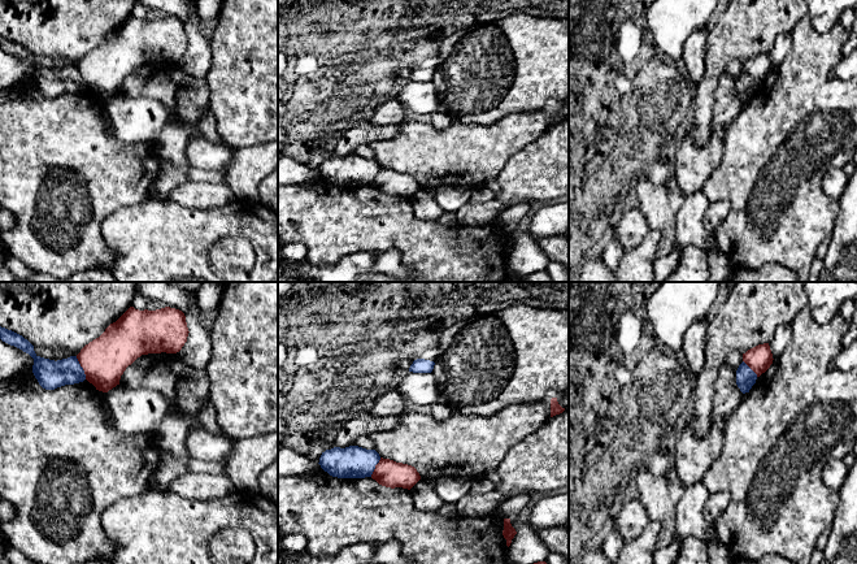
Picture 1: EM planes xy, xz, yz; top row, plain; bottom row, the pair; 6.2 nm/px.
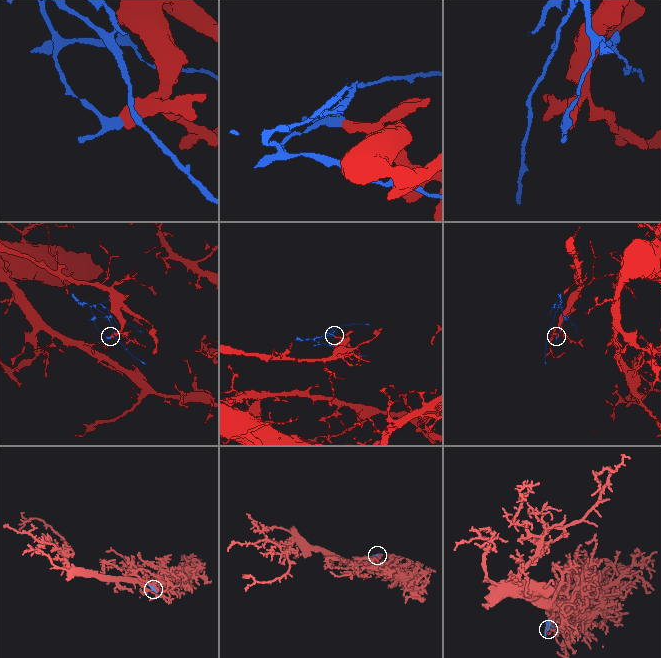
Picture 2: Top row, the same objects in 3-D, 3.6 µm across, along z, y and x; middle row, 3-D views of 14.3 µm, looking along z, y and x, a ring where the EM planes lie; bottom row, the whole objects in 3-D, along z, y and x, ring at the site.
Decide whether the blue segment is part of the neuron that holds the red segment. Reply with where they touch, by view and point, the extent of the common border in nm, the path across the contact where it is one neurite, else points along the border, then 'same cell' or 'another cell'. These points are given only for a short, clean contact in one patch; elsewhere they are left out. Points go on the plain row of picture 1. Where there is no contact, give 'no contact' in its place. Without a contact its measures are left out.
contact xy (82, 76); length 160 nm; border xy (75, 65), (86, 87); another cell

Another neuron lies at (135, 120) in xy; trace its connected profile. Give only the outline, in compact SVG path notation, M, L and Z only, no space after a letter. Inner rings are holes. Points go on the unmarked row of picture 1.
M117 94L105 101L116 138L127 144L156 143L170 121L168 108L149 97L130 97Z

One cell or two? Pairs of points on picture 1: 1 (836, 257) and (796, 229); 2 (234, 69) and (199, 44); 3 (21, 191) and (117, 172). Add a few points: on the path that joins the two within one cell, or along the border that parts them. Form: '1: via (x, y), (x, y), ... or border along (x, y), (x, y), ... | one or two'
1: border along (839, 208), (832, 233), (829, 237) | two
2: border along (209, 40), (211, 69), (205, 77) | two
3: via (37, 165), (42, 160), (73, 163), (91, 172) | one

